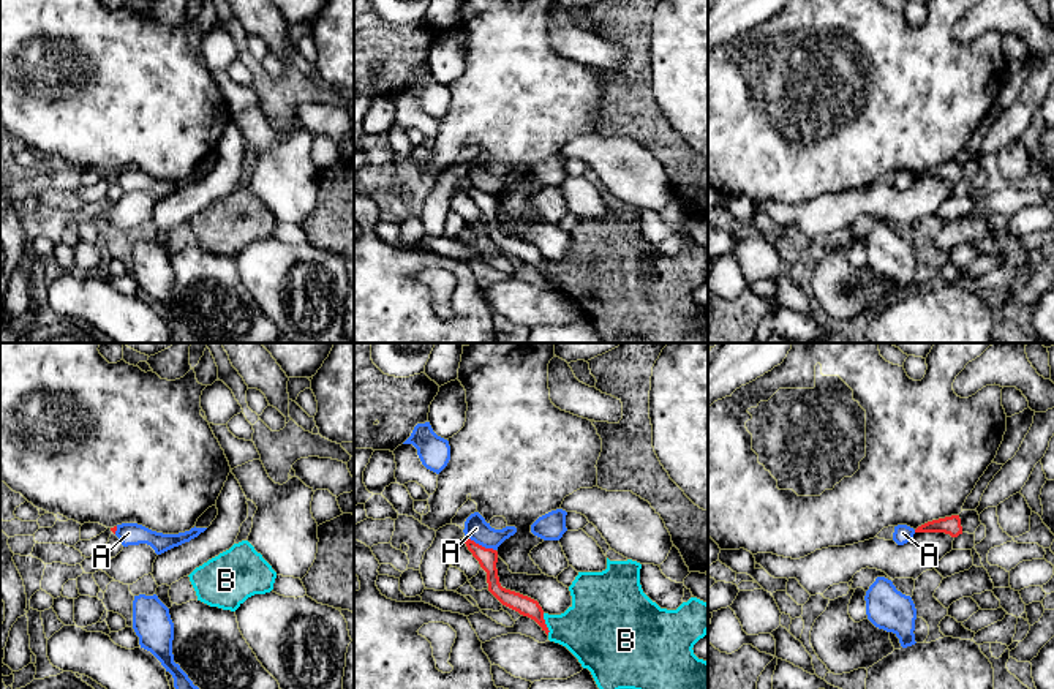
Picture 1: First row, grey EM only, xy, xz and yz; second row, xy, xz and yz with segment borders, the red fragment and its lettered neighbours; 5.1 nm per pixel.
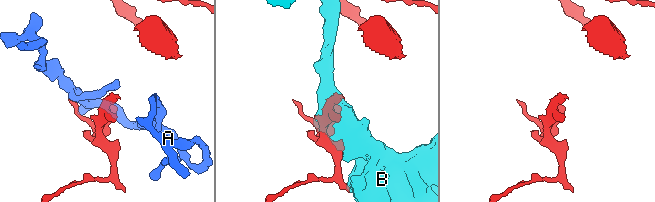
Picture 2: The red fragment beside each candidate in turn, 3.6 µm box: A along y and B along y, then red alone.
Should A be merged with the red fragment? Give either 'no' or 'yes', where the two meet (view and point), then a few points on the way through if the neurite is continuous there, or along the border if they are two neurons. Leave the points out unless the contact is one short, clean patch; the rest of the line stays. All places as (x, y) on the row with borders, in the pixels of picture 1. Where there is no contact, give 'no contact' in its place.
no; contact xz (481, 545); border xz (465, 536), (495, 550)

